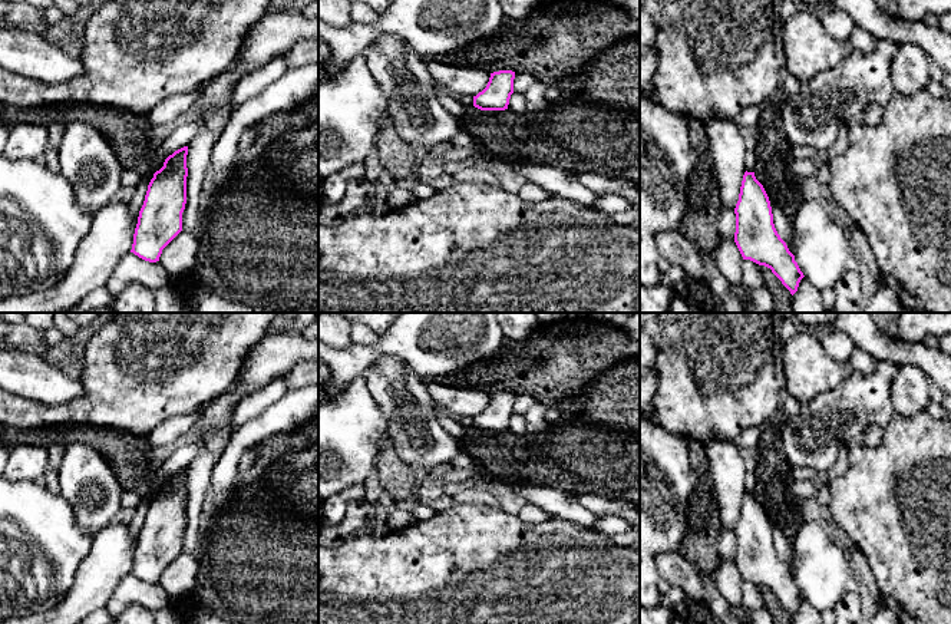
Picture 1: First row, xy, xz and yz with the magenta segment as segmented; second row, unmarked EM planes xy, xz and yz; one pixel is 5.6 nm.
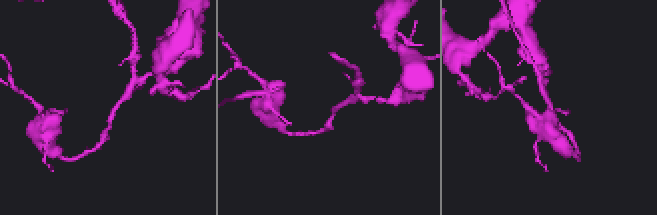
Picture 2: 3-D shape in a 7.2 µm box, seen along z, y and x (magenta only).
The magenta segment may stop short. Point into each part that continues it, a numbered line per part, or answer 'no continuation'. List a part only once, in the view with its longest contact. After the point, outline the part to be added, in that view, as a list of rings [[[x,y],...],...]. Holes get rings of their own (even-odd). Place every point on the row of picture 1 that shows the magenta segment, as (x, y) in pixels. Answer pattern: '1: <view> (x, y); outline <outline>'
no continuation

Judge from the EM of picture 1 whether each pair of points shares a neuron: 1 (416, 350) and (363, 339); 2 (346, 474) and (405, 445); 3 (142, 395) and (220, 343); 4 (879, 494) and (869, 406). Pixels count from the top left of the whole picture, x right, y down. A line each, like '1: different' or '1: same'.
1: different
2: different
3: same
4: different

